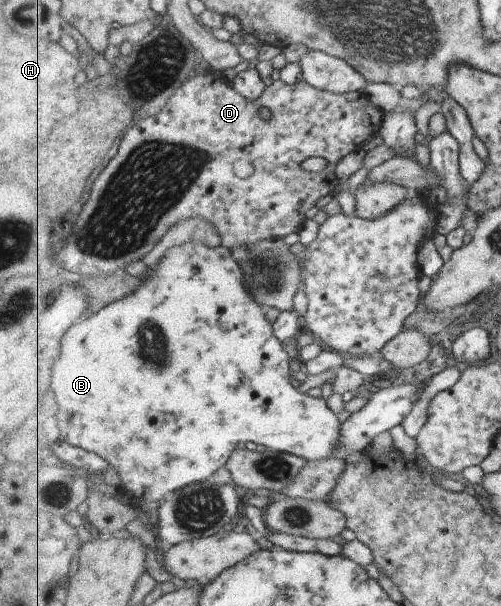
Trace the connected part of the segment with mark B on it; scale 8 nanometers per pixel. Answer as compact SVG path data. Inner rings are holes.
M204 240L176 245L168 251L168 254L157 264L154 269L148 269L148 273L140 286L126 296L111 302L90 316L88 320L78 322L68 332L68 342L64 342L64 354L62 354L62 368L60 362L54 370L54 390L58 394L60 402L60 430L62 441L84 449L99 453L110 468L116 470L121 476L121 485L126 492L130 492L132 500L156 500L163 502L166 496L178 493L179 490L198 485L199 482L210 481L219 468L224 468L232 456L232 452L238 449L242 442L255 442L263 444L266 448L276 451L284 451L307 458L308 462L332 458L333 454L343 445L346 432L343 423L336 417L336 412L330 408L330 404L322 397L310 396L300 392L298 387L292 386L294 369L292 361L295 357L293 346L283 341L275 331L275 326L266 316L267 309L254 296L247 281L249 280L244 267L236 262L232 249L226 245L213 247Z

